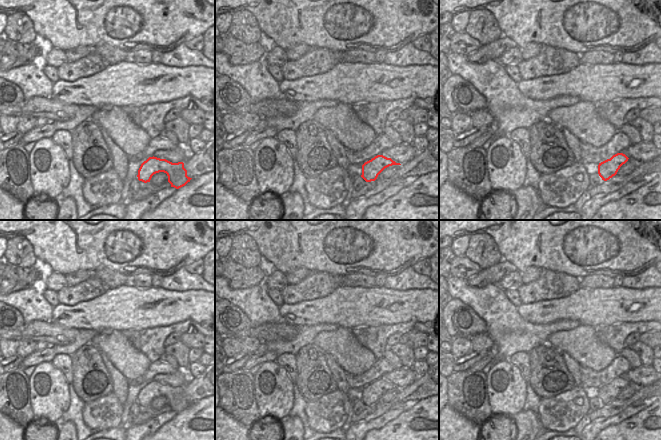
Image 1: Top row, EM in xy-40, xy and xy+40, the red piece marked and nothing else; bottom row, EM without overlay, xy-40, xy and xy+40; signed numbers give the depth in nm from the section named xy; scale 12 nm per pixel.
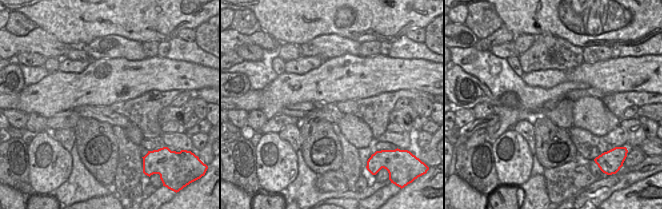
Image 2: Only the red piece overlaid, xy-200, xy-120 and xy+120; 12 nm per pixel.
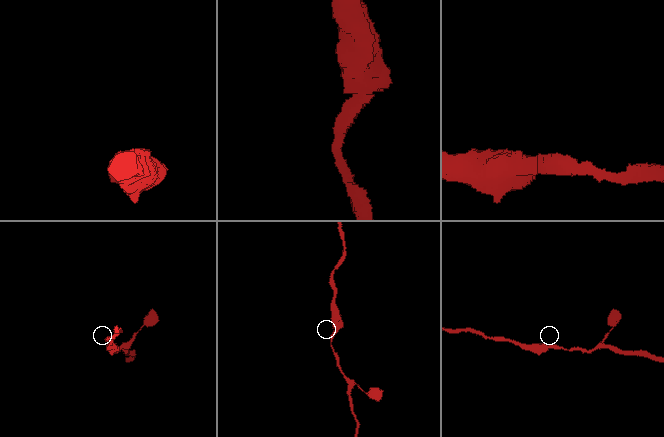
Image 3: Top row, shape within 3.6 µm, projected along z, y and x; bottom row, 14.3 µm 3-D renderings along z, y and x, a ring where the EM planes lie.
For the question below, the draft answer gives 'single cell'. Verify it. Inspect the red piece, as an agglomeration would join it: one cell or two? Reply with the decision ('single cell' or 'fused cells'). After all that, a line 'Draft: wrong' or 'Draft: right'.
single cell
Draft: right

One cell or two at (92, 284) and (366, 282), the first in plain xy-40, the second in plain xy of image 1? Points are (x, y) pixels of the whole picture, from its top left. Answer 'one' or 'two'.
one

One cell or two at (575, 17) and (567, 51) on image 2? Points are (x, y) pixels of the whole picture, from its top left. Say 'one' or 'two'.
two

